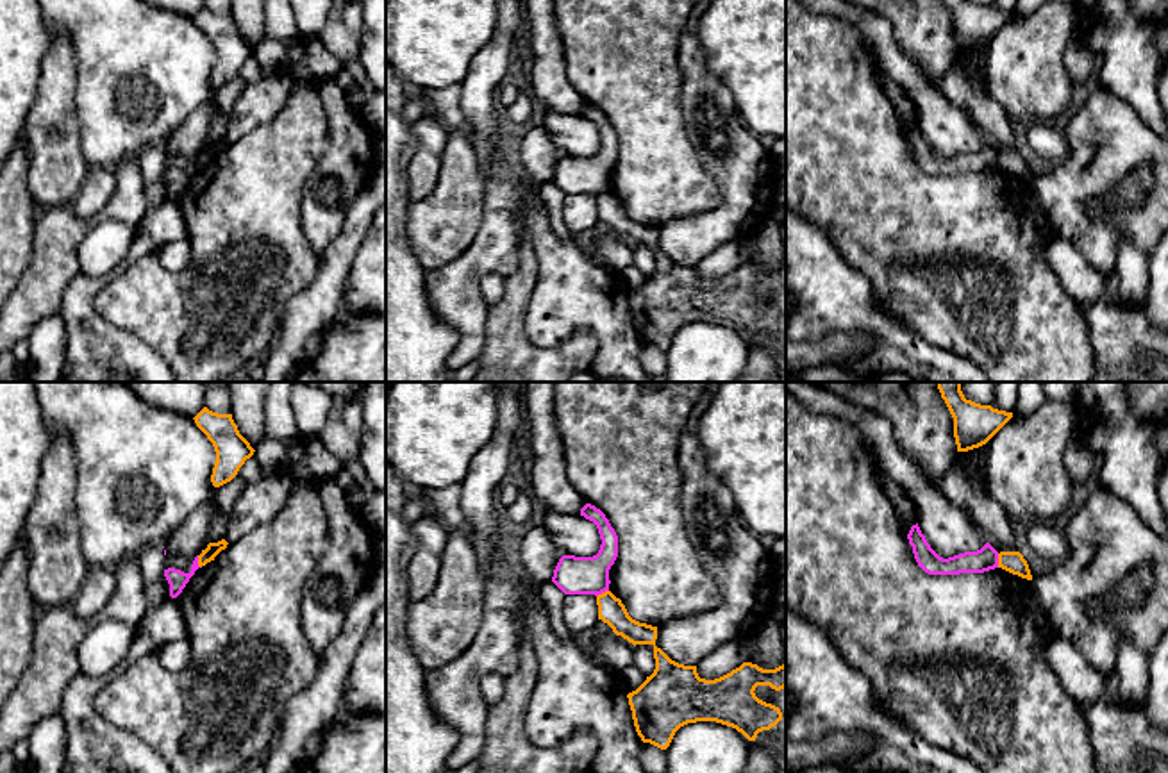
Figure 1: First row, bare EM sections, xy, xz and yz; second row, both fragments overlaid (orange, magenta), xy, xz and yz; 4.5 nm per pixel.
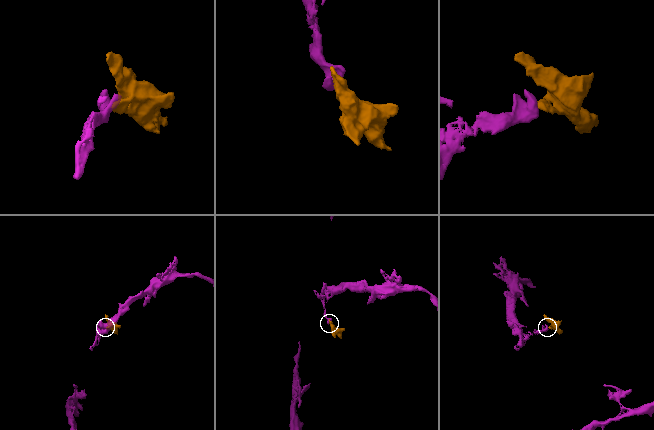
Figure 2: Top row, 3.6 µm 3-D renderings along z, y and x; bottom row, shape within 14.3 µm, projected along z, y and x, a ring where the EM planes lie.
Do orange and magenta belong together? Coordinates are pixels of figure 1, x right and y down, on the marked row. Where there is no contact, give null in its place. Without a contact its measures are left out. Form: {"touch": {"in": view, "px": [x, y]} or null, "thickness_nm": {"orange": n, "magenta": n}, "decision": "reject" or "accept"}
{"touch": {"in": "yz", "px": [999, 561]}, "thickness_nm": {"orange": 100, "magenta": 110}, "decision": "reject"}

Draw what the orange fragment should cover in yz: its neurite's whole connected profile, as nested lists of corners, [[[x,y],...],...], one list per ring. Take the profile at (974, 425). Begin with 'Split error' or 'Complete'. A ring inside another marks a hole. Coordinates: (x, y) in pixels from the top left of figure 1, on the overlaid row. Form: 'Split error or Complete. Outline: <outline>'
Complete. Outline: [[[938,382],[938,389],[954,418],[957,452],[968,452],[986,445],[1013,418],[1013,412],[966,400],[961,384]]]

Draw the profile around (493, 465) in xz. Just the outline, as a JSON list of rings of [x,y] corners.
[[[500,384],[496,396],[496,425],[491,441],[471,459],[461,482],[461,507],[471,528],[473,541],[500,544],[496,495],[513,477],[516,448],[525,430],[525,396]]]

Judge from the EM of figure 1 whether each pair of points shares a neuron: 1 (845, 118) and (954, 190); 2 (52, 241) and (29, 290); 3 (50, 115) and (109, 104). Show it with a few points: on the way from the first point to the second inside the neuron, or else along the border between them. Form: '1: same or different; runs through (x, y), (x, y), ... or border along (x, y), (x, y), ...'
1: same; runs through (872, 145), (917, 190), (927, 190)
2: same; runs through (52, 254), (52, 266), (41, 277)
3: different; border along (77, 66), (75, 118), (83, 150)

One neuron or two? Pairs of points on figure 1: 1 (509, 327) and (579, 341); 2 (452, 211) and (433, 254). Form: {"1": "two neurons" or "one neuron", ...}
{"1": "one neuron", "2": "one neuron"}

